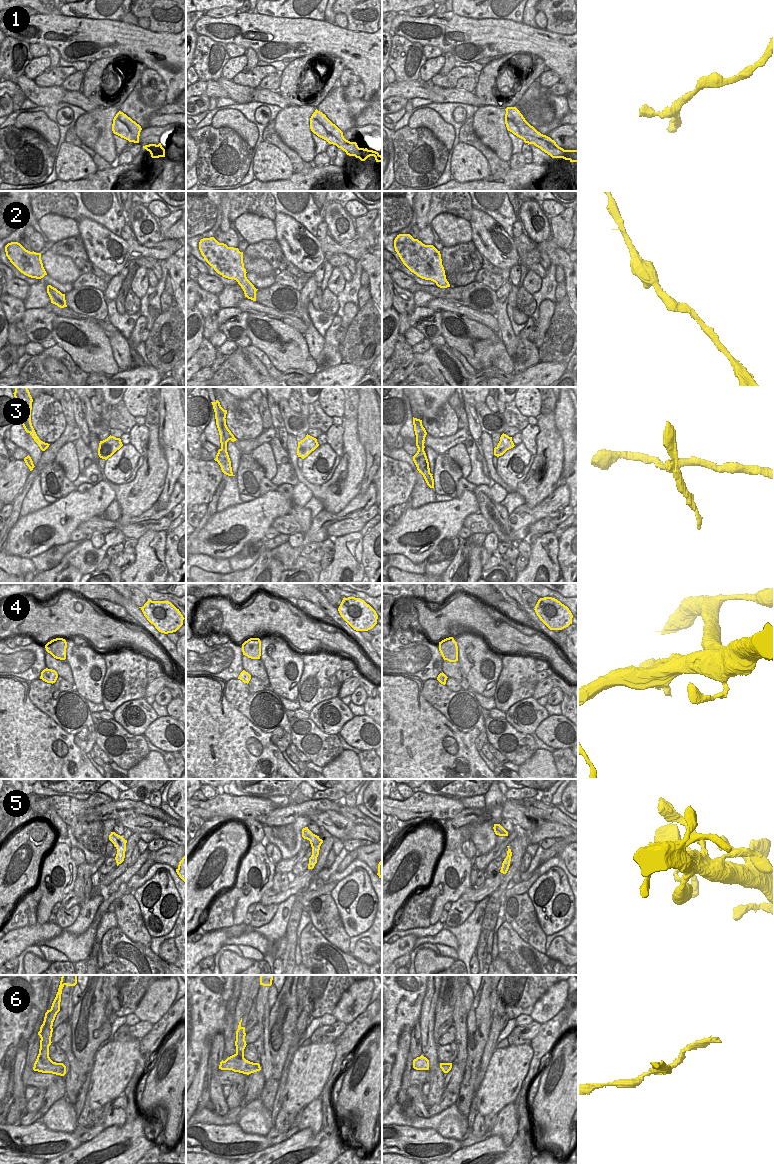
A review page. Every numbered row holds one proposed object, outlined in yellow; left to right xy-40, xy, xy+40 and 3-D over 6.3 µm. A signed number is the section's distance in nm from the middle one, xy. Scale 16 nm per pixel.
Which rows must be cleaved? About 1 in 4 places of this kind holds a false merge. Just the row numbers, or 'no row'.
3, 5, 6

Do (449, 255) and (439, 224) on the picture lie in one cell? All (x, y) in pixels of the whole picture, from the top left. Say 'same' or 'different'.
different

